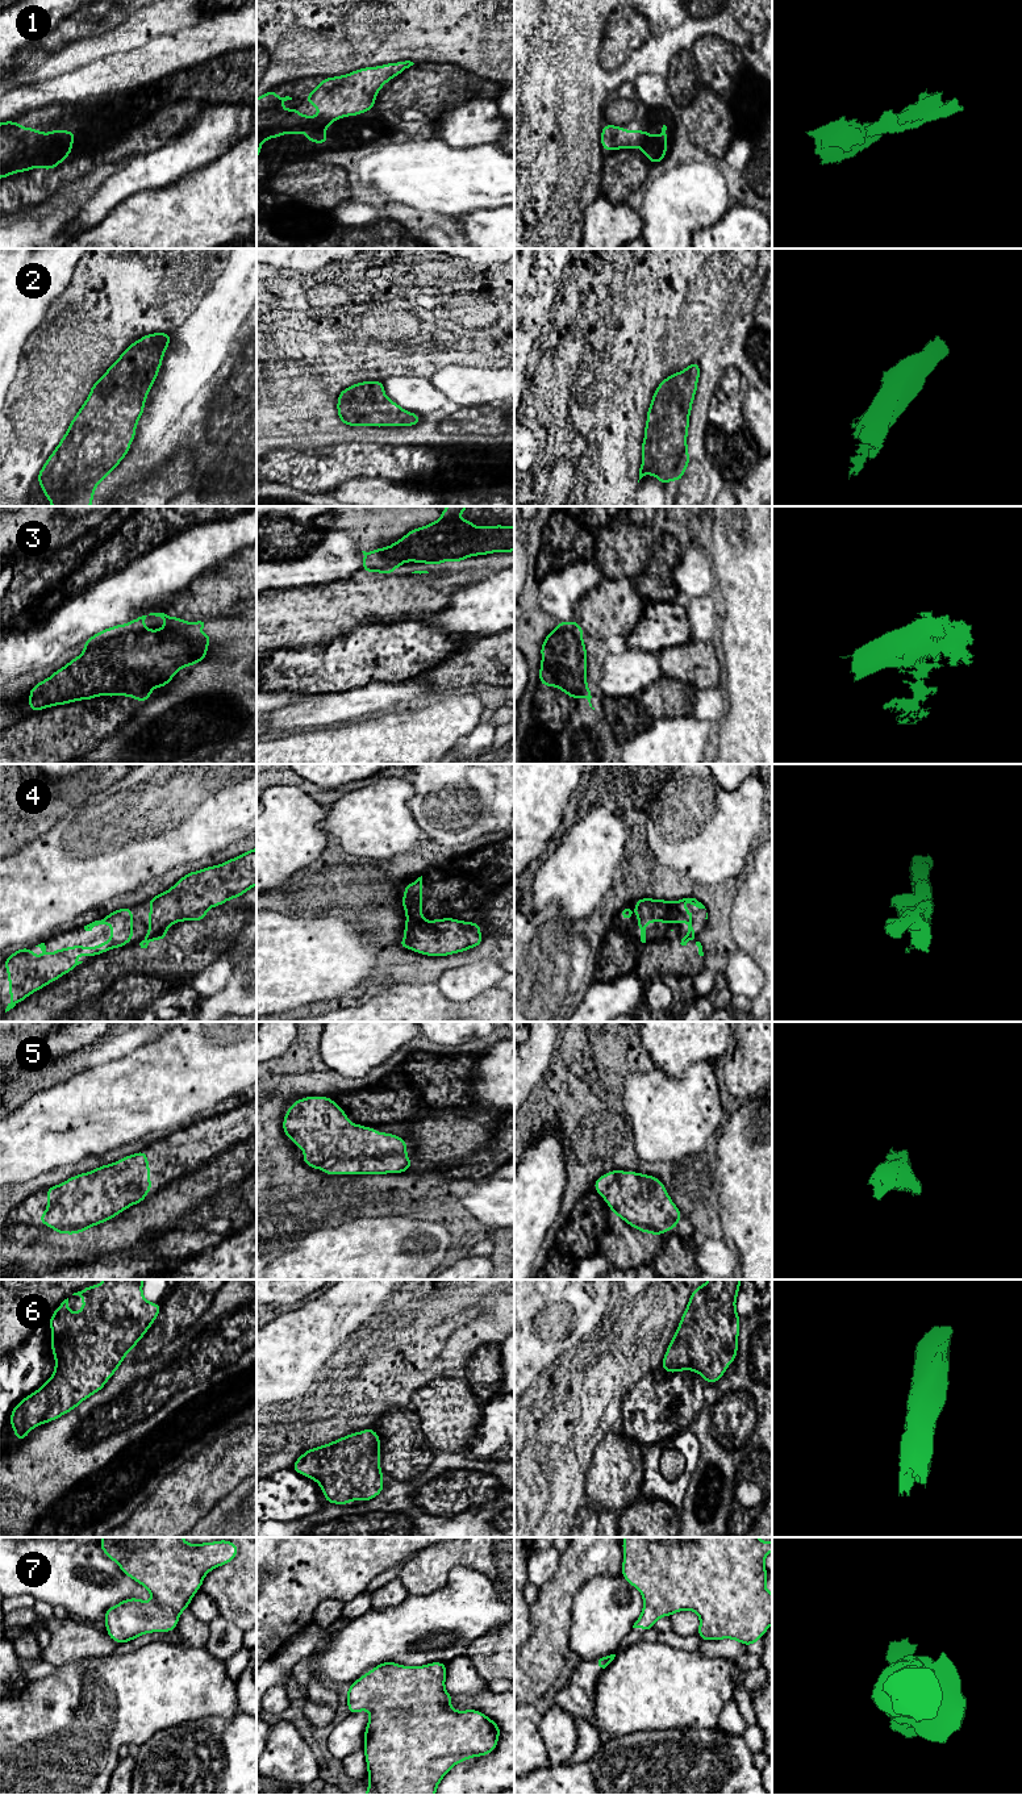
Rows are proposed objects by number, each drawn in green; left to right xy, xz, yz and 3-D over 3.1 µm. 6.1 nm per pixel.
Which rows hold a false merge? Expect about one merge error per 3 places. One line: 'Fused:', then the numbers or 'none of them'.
Fused: none of them

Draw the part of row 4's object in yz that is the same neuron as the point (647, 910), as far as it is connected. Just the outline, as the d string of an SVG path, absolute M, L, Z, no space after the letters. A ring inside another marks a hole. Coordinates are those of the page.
M641 898L633 902L637 907L637 917L639 922L635 924L641 930L641 942L646 943L646 926L648 922L663 922L663 923L677 923L685 922L688 924L688 931L681 939L681 945L687 945L688 942L694 939L694 930L692 927L692 913L683 909L681 903L691 903L698 909L705 909L705 906L696 898L683 898L679 901L664 901L652 898ZM705 909L706 910L706 909Z

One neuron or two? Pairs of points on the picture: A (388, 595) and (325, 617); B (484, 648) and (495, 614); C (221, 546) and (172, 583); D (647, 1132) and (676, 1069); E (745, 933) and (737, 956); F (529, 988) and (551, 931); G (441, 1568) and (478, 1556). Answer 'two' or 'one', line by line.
A: one
B: two
C: one
D: two
E: two
F: one
G: one

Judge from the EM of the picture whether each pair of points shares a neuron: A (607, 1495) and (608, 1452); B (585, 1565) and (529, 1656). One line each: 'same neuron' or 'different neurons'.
A: same neuron
B: same neuron

